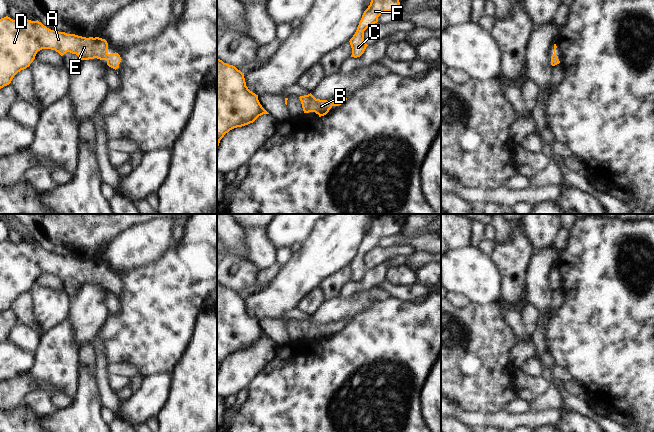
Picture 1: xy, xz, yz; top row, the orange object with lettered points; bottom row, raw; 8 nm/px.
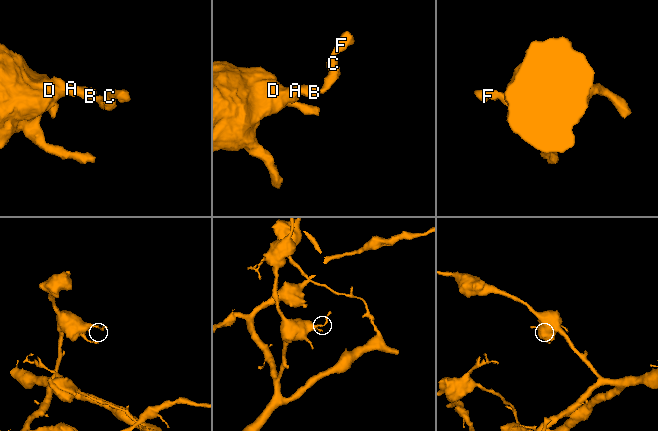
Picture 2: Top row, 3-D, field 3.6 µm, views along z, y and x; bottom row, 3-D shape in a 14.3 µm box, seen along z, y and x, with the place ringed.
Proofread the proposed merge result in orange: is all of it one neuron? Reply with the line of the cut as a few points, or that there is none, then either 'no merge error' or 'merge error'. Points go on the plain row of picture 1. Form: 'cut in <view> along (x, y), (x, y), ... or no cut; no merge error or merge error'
no cut; no merge error

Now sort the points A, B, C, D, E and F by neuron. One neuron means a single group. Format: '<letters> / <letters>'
A B C D E F

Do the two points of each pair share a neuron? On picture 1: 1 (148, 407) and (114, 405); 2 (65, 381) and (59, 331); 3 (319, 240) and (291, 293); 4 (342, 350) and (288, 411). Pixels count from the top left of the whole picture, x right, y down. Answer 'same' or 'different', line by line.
1: different
2: same
3: same
4: same

